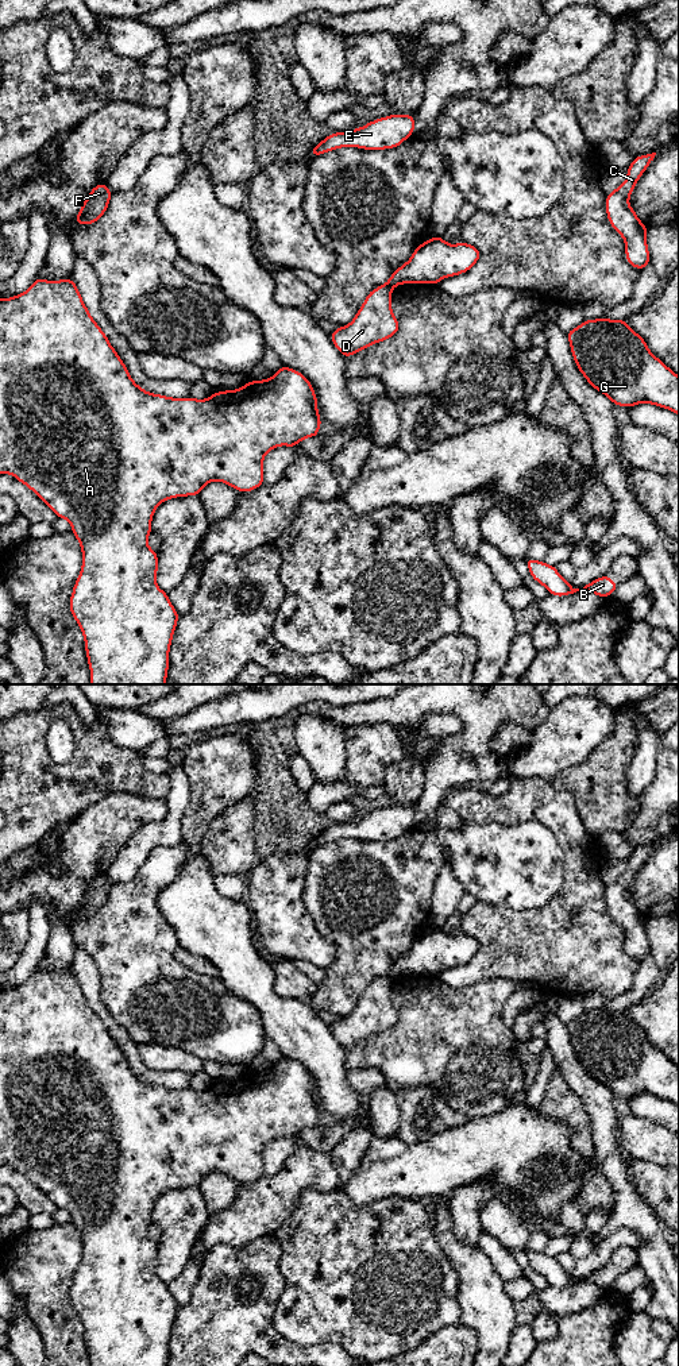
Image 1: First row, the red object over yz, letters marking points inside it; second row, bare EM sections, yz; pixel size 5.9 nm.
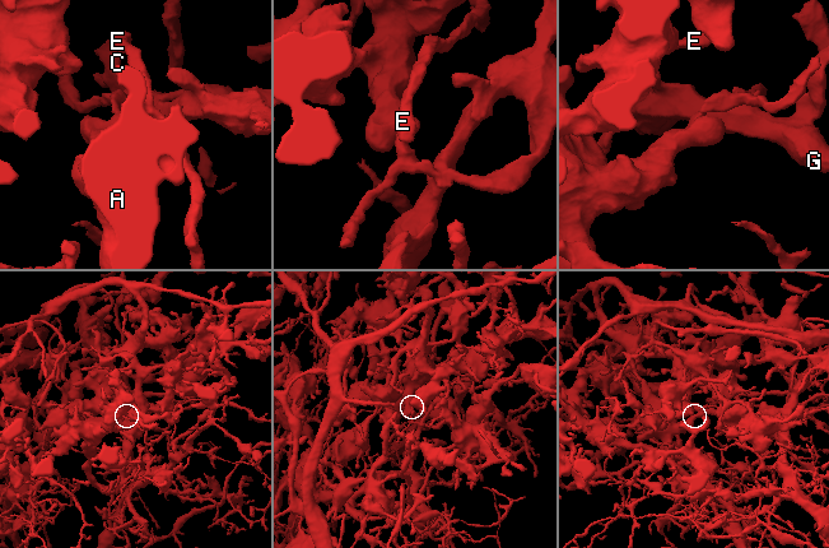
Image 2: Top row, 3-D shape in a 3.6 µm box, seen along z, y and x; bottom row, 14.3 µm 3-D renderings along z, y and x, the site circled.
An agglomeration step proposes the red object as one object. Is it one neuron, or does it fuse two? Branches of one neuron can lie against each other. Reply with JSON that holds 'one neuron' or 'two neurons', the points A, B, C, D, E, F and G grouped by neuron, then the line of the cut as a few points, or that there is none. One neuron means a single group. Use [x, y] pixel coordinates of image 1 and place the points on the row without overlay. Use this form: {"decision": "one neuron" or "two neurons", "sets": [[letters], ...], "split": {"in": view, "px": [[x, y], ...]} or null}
{"decision": "two neurons", "sets": [["A", "D", "F"], ["B", "C", "E", "G"]], "split": {"in": "yz", "px": [[386, 975], [392, 979]]}}

